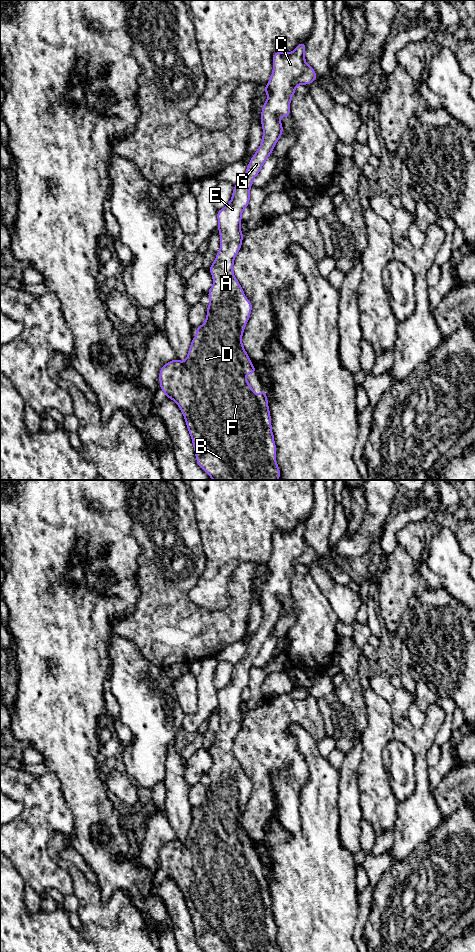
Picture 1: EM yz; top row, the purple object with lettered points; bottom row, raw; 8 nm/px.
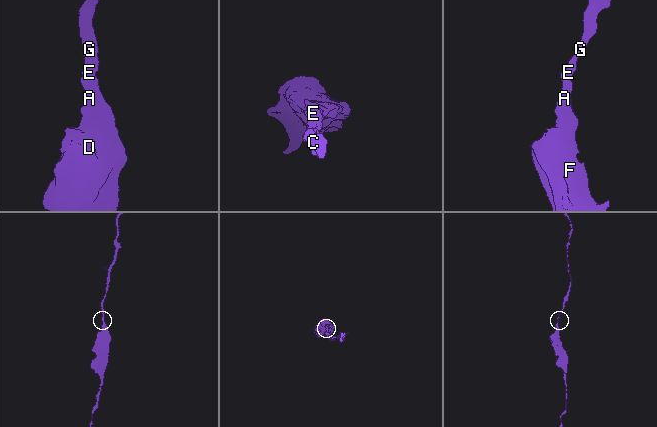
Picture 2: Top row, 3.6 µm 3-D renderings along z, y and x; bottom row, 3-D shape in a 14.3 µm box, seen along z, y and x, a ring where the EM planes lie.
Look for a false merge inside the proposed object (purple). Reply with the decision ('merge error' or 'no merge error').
no merge error

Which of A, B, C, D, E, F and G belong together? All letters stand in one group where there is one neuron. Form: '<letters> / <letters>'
A B C D E F G

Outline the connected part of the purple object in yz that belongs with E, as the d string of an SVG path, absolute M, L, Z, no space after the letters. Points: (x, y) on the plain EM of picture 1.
M301 522L293 532L276 531L273 535L273 552L263 568L268 578L261 591L261 624L252 635L243 658L234 665L230 682L225 688L217 690L220 730L209 748L213 766L207 774L210 785L206 787L206 801L196 807L196 816L192 819L186 840L174 839L164 844L159 852L160 869L183 893L197 944L205 952L280 952L275 939L277 928L271 910L266 871L256 875L245 857L246 854L256 853L242 824L252 784L234 756L233 744L242 726L241 696L249 685L253 660L282 616L283 605L279 598L291 596L290 582L296 572L295 567L308 565L318 557L305 541L305 529L306 522Z

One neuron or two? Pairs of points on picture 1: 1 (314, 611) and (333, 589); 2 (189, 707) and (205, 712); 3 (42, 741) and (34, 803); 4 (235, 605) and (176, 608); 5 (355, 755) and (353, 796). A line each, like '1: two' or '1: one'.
1: two
2: two
3: two
4: one
5: one

